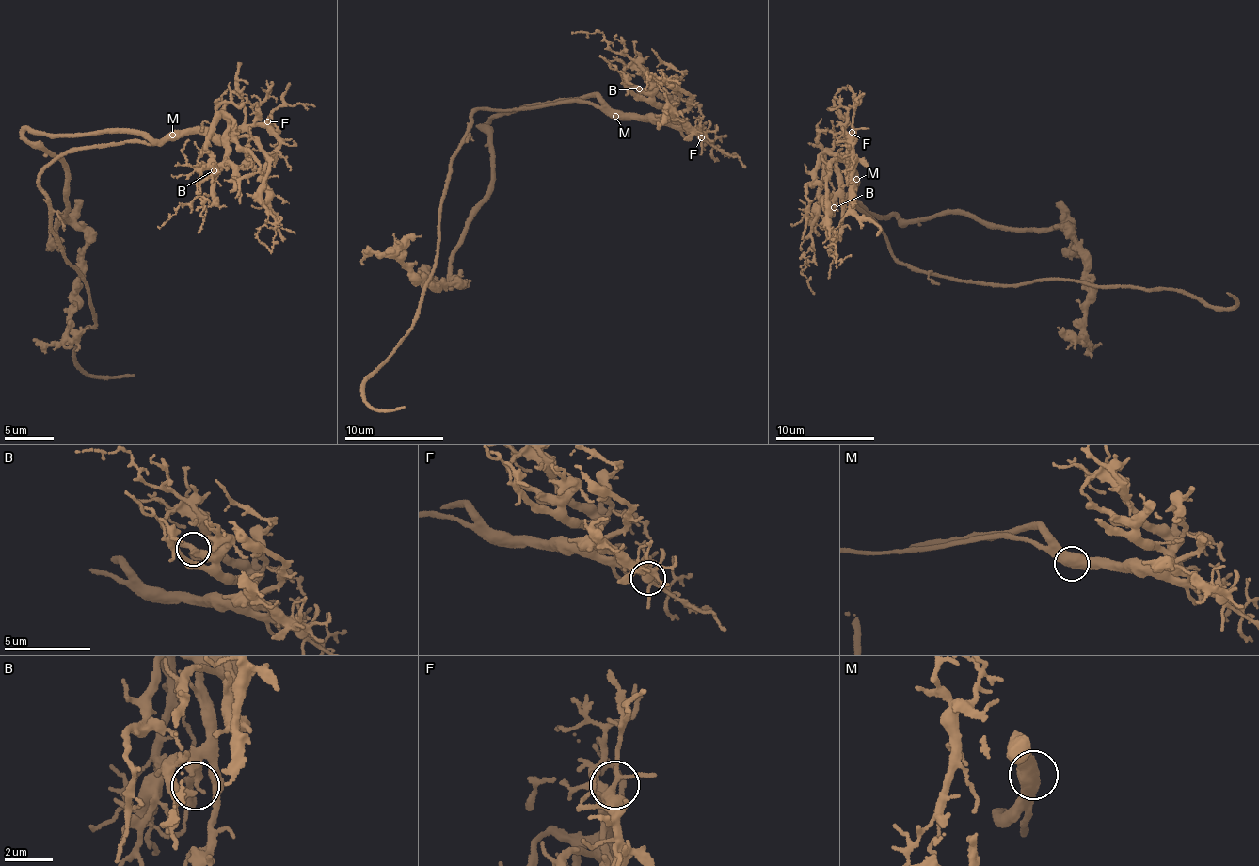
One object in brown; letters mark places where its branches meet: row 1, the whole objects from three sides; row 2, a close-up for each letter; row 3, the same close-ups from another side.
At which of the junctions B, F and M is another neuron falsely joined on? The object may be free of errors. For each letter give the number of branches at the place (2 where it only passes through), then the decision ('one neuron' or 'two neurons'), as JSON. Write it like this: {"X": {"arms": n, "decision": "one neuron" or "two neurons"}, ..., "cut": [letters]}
{"B": {"arms": 2, "decision": "one neuron"}, "F": {"arms": 5, "decision": "one neuron"}, "M": {"arms": 2, "decision": "one neuron"}, "cut": []}

